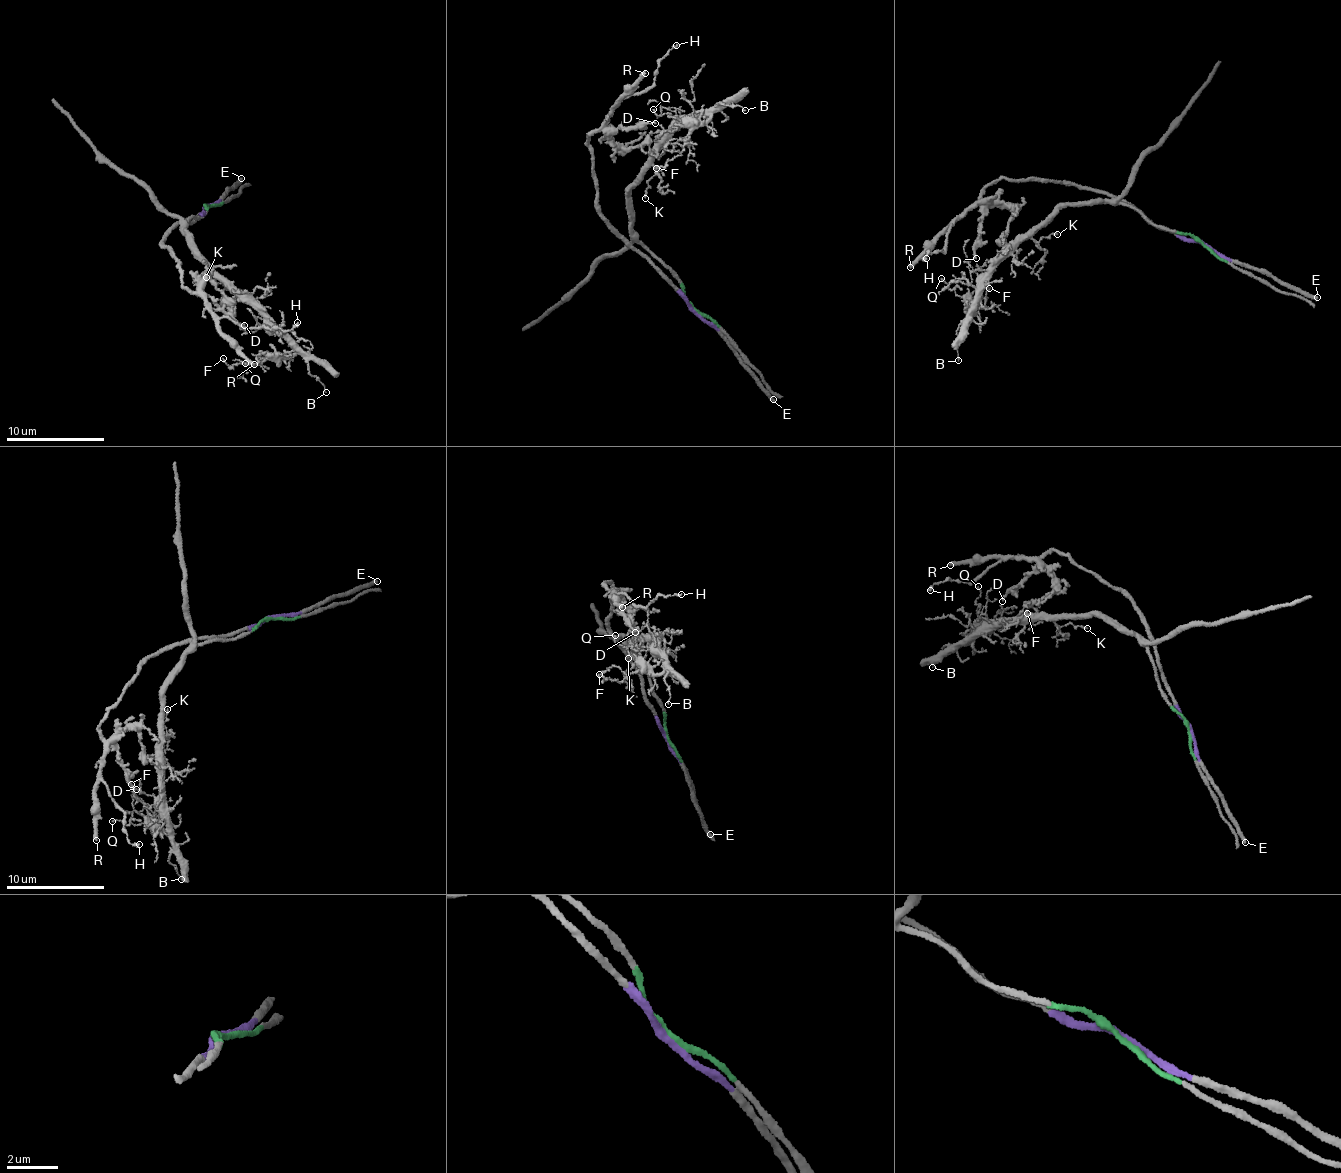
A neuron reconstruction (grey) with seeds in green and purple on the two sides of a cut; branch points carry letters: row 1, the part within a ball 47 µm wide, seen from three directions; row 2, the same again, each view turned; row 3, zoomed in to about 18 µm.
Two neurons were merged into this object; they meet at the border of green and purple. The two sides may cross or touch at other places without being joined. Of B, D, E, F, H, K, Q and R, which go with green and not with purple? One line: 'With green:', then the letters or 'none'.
With green: B, F, K, Q

